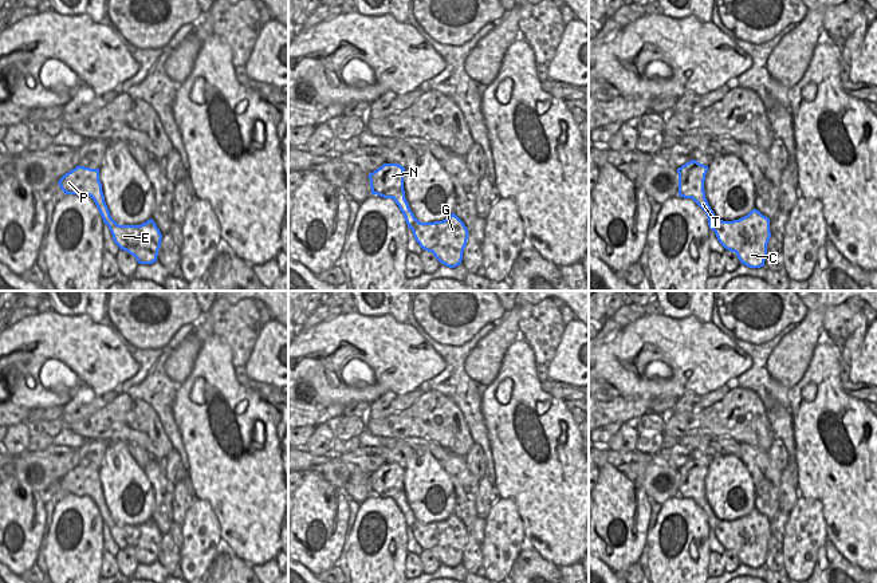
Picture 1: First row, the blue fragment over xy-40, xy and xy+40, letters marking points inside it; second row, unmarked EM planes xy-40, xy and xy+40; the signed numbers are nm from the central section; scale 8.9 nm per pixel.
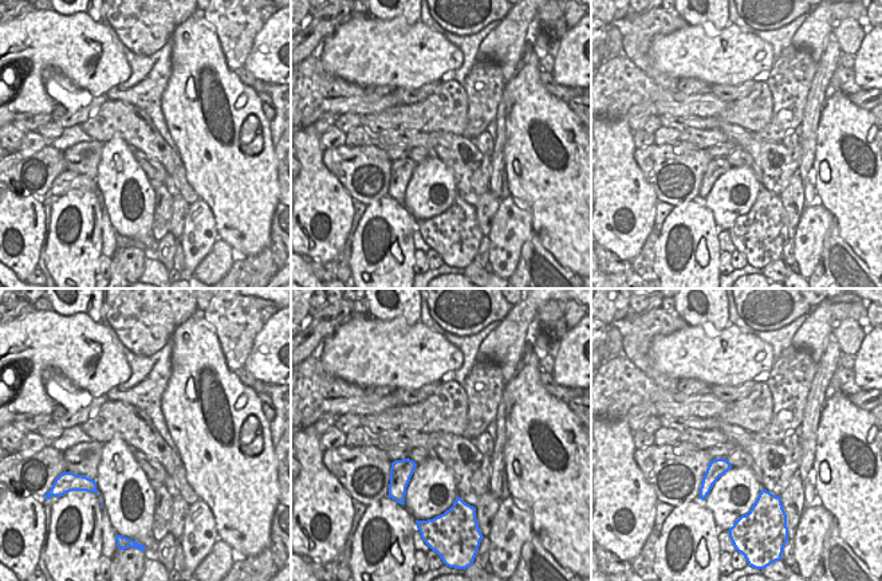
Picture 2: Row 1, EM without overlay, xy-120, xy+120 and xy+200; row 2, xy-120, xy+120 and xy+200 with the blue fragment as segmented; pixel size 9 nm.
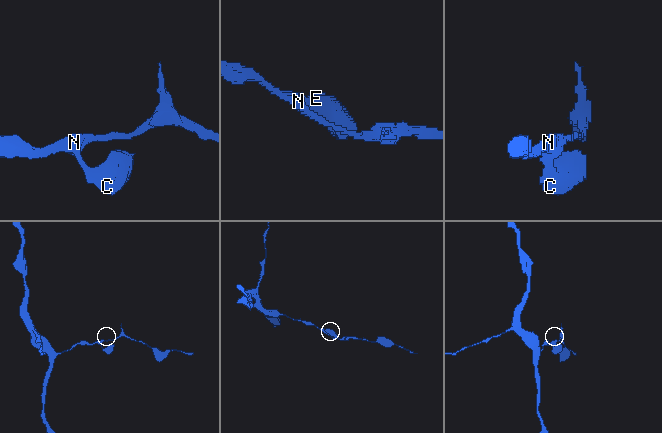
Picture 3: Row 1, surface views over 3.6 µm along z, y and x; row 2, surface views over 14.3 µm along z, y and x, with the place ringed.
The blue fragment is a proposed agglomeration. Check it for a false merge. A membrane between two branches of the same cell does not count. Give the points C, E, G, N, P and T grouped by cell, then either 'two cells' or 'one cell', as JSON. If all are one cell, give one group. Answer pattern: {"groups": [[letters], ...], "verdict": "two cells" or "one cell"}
{"groups": [["C", "E", "G", "N", "P", "T"]], "verdict": "one cell"}

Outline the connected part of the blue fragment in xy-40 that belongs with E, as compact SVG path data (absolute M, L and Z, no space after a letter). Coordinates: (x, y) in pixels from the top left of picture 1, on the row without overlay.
M76 466L59 480L59 487L64 495L90 496L102 519L109 527L114 543L133 555L139 564L153 564L157 562L162 535L156 523L150 519L141 525L119 525L109 512L99 481L99 469Z

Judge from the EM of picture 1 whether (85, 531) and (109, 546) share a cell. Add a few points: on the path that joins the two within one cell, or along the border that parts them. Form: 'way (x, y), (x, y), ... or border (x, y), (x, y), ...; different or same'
border (102, 523), (102, 547), (105, 550); different

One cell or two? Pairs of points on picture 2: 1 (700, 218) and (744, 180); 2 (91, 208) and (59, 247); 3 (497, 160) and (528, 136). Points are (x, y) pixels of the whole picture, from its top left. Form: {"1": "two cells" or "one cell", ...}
{"1": "two cells", "2": "one cell", "3": "two cells"}

